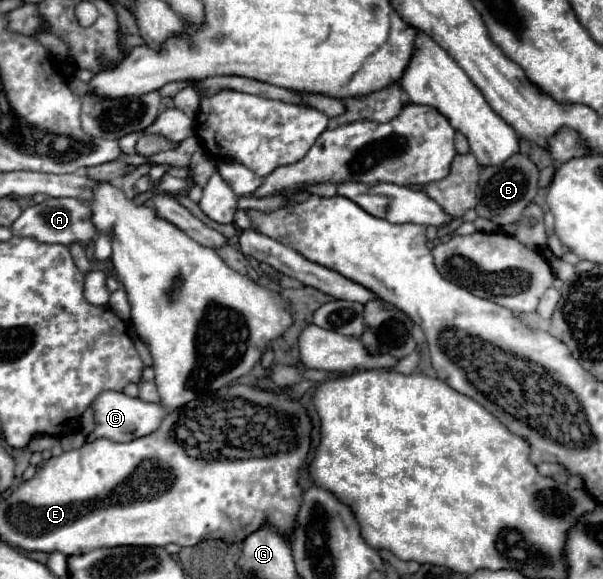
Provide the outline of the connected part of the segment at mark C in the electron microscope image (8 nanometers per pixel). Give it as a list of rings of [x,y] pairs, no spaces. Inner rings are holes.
[[[103,391],[93,401],[91,409],[95,413],[95,429],[87,435],[89,443],[95,439],[101,439],[101,437],[109,439],[109,441],[125,443],[125,441],[133,441],[133,439],[151,435],[153,431],[157,431],[157,427],[161,425],[161,419],[167,415],[159,403],[149,403],[139,397],[129,397],[121,391]]]

